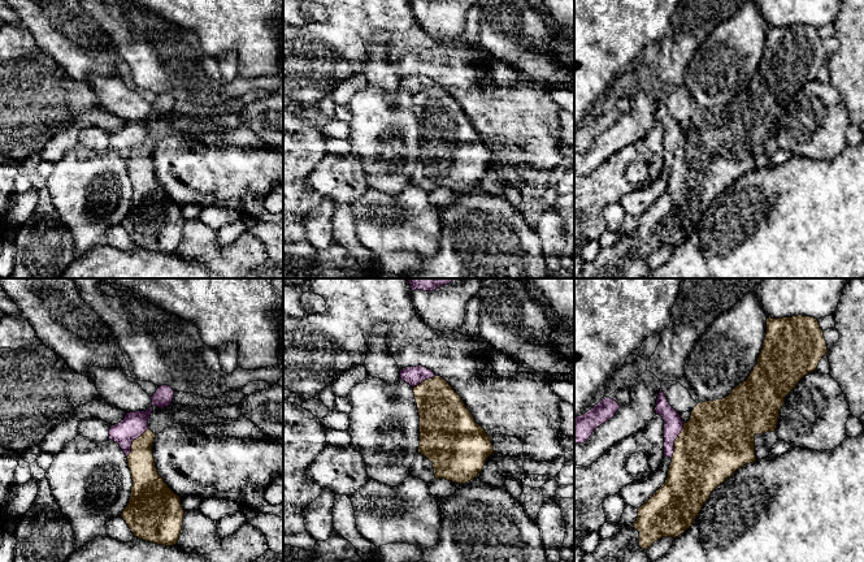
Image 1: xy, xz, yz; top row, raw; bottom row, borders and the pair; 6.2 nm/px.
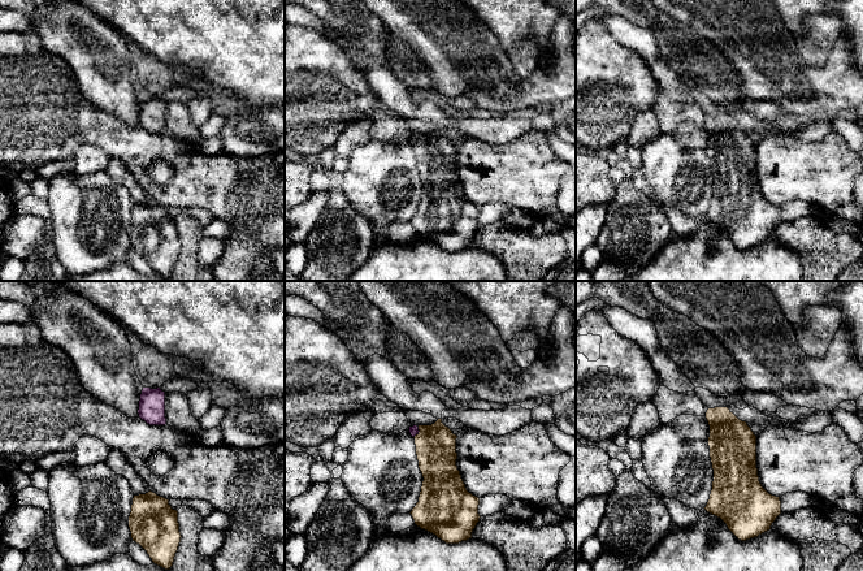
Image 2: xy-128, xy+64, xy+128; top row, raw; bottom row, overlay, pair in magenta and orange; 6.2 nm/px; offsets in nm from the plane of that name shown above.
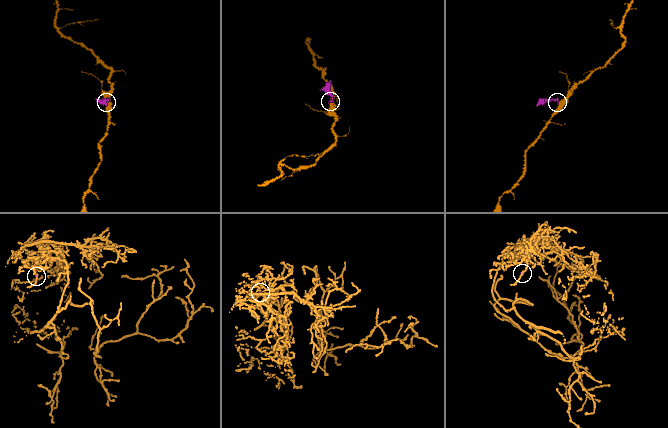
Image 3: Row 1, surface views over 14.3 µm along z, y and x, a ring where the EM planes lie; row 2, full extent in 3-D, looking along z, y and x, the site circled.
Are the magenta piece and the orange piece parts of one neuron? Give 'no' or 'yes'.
yes

